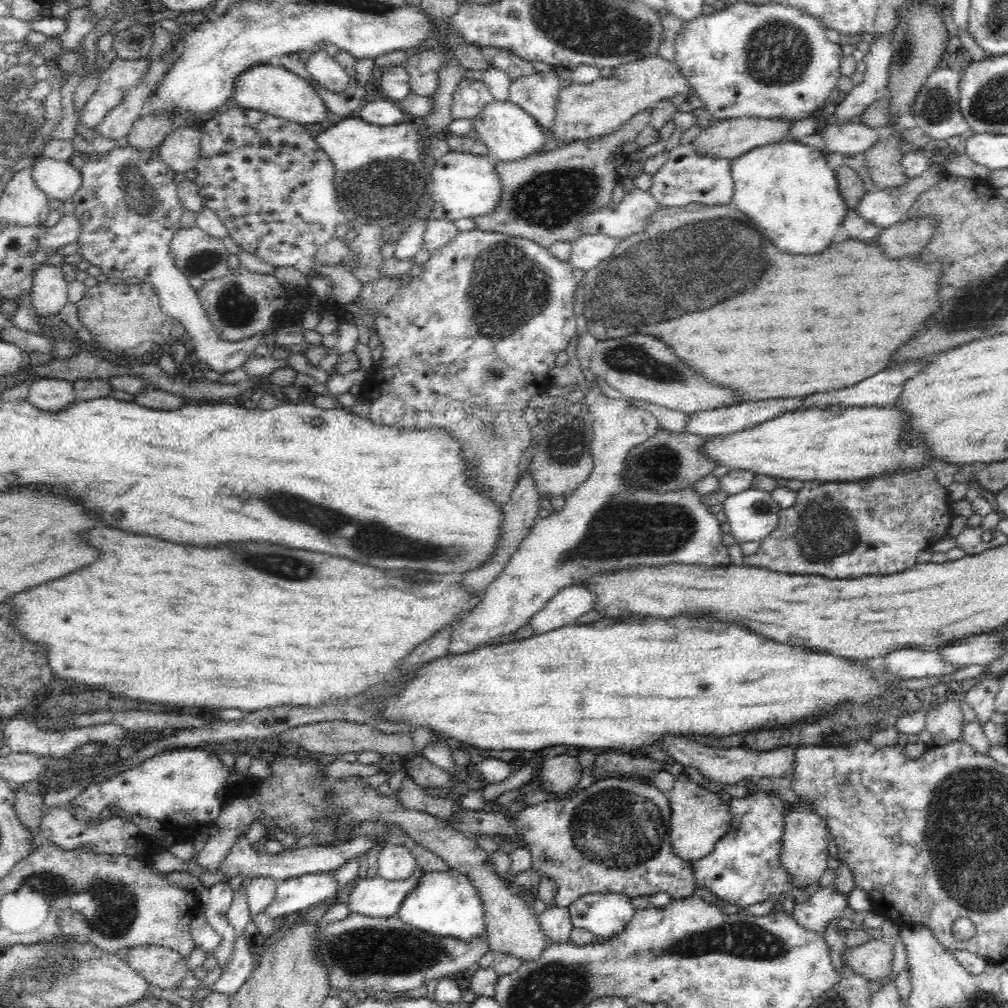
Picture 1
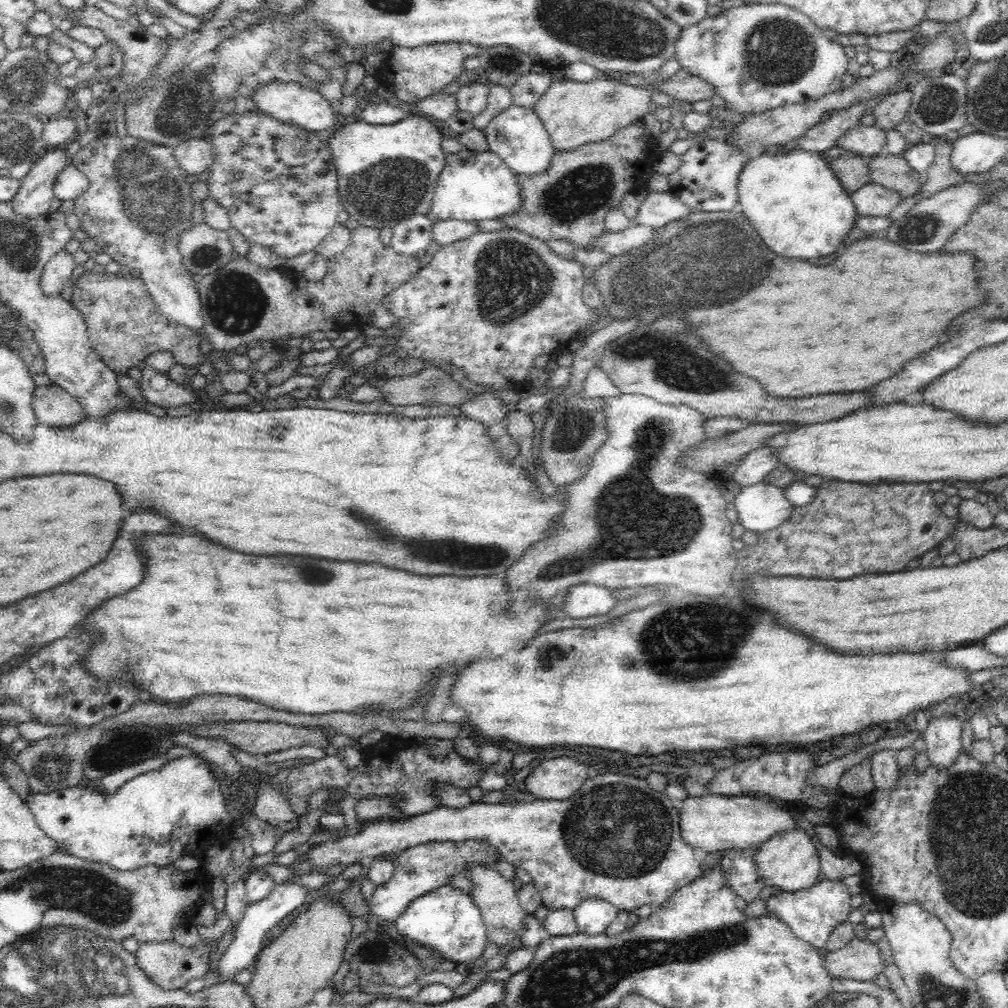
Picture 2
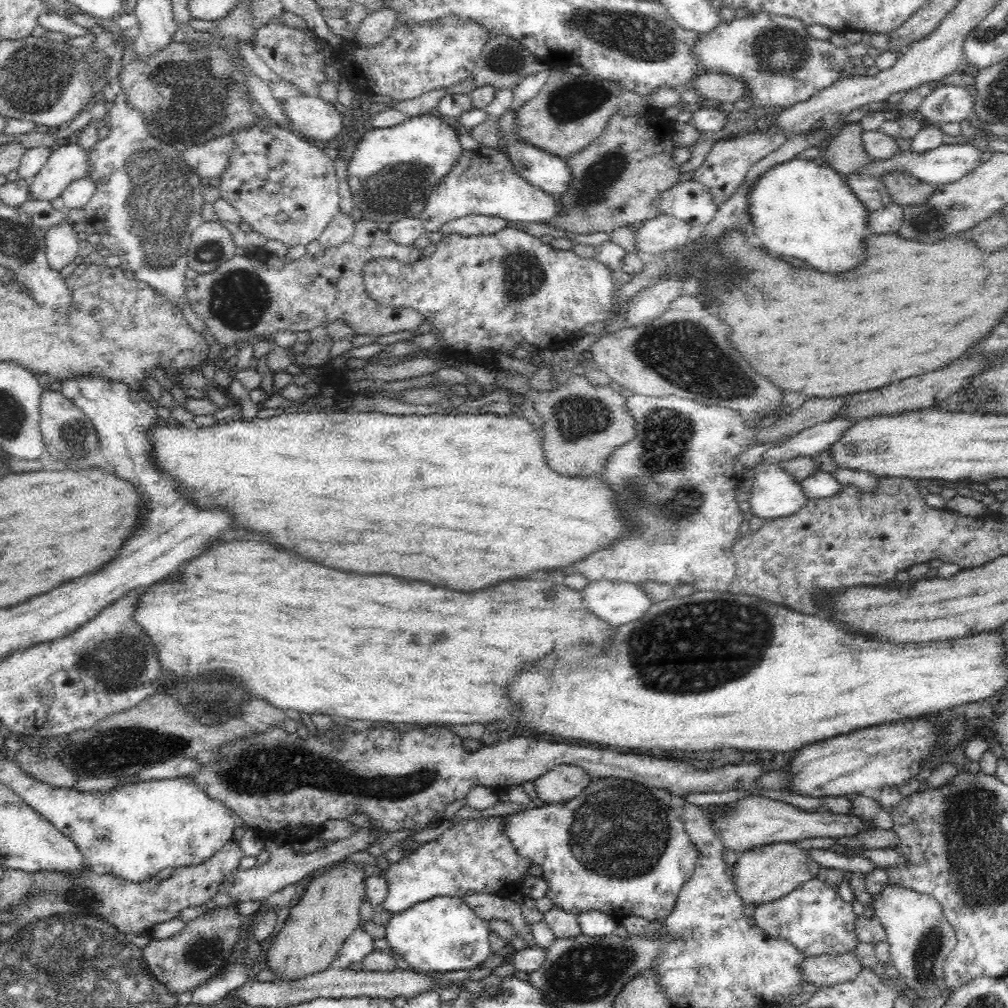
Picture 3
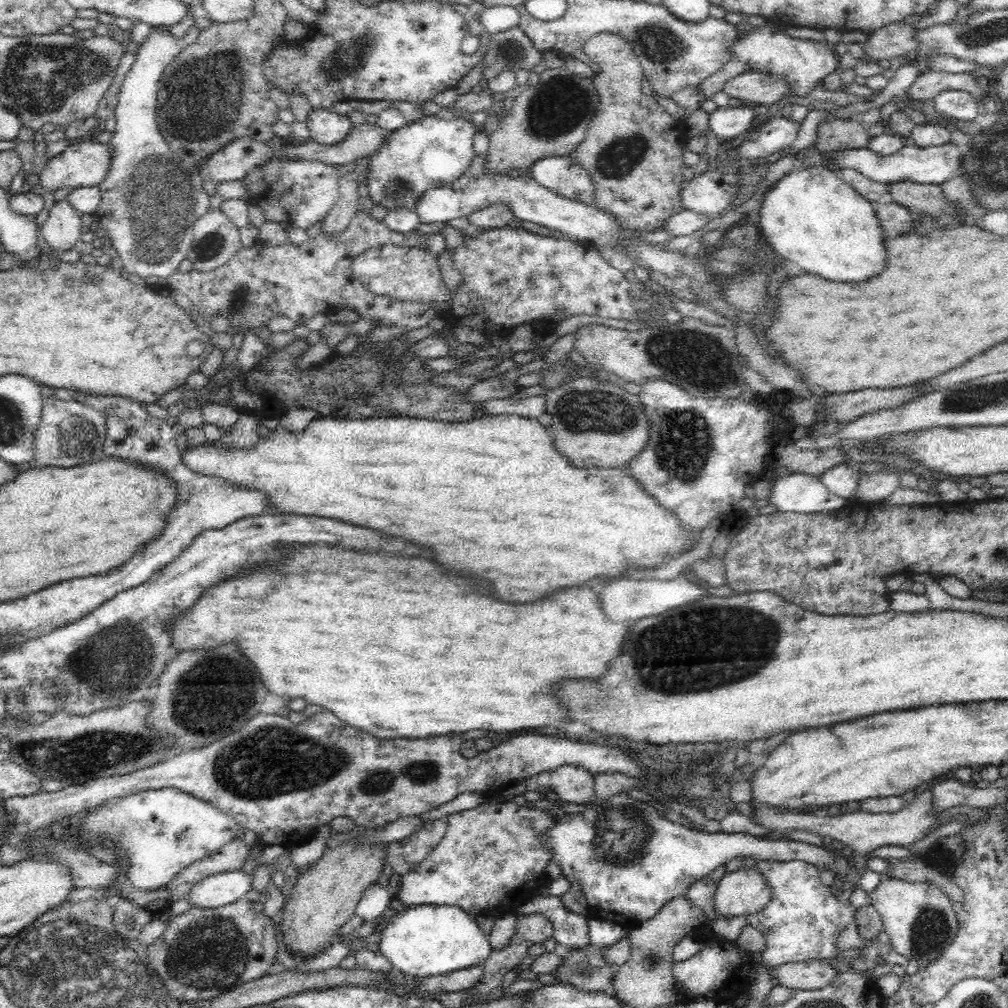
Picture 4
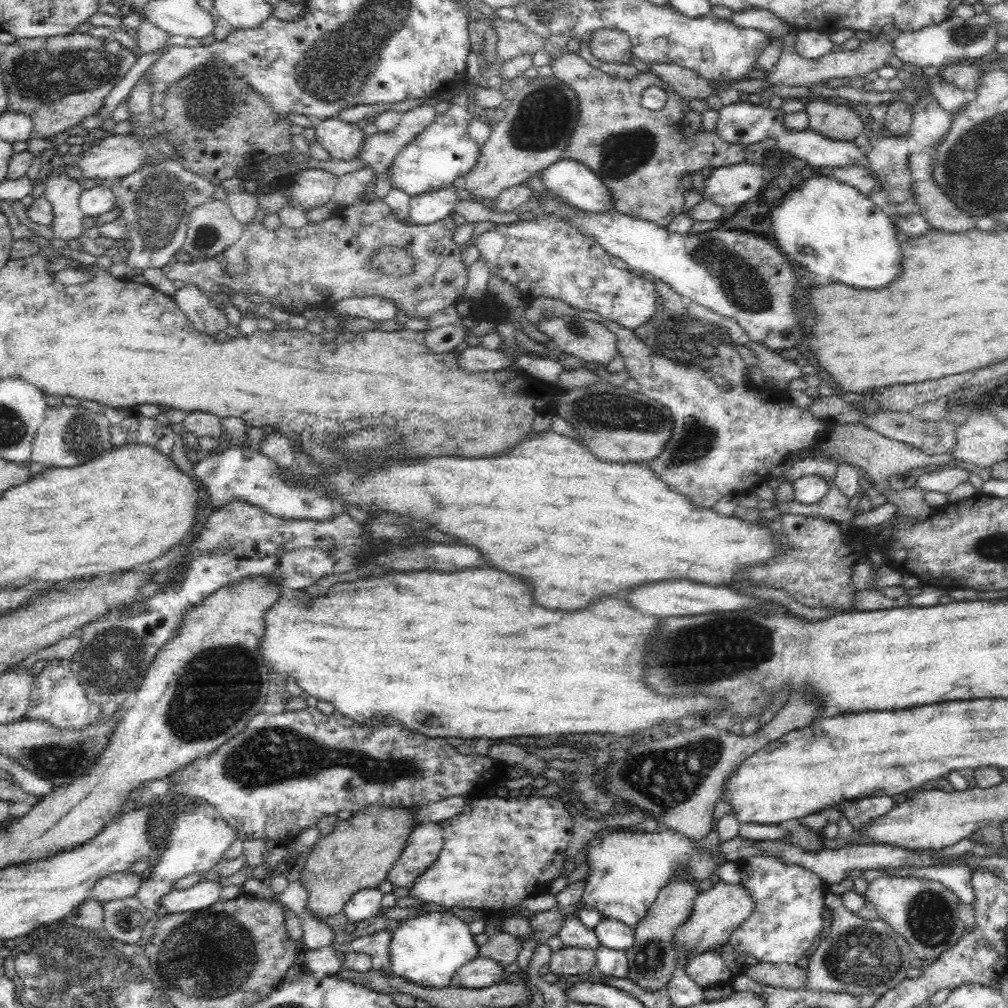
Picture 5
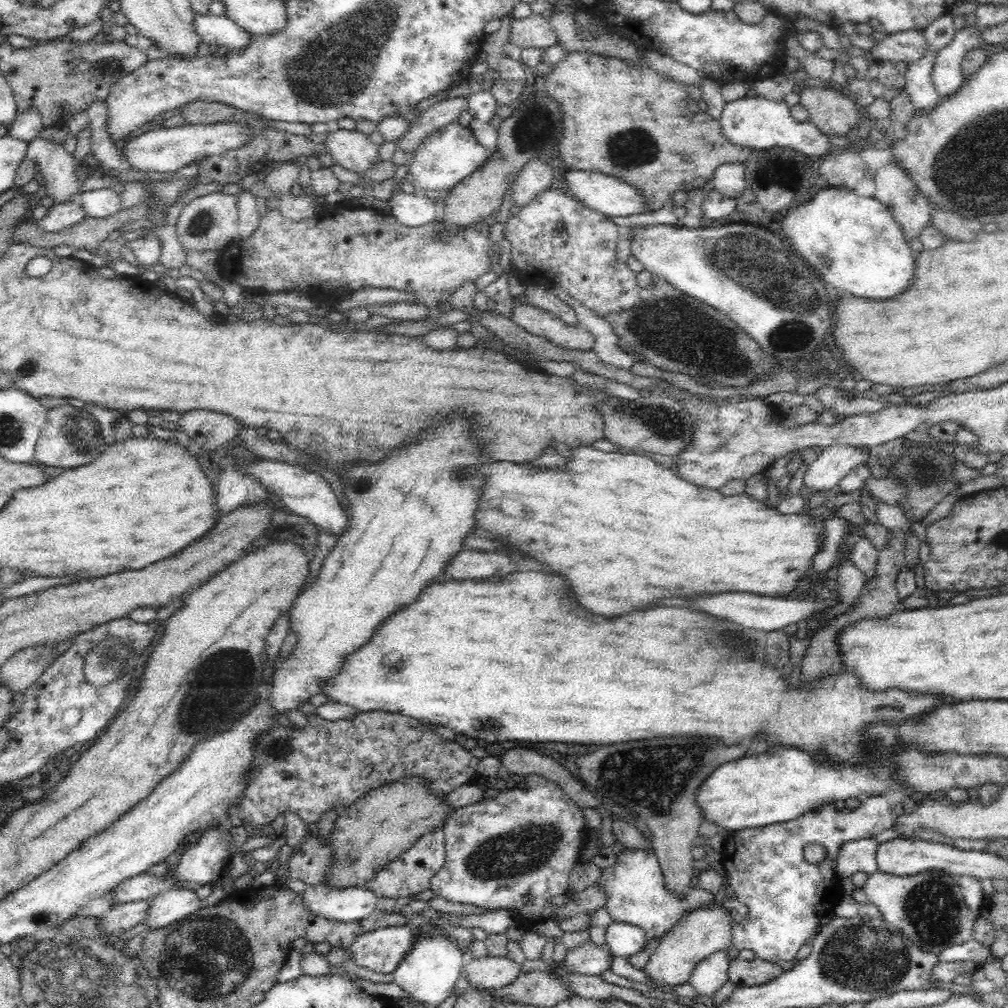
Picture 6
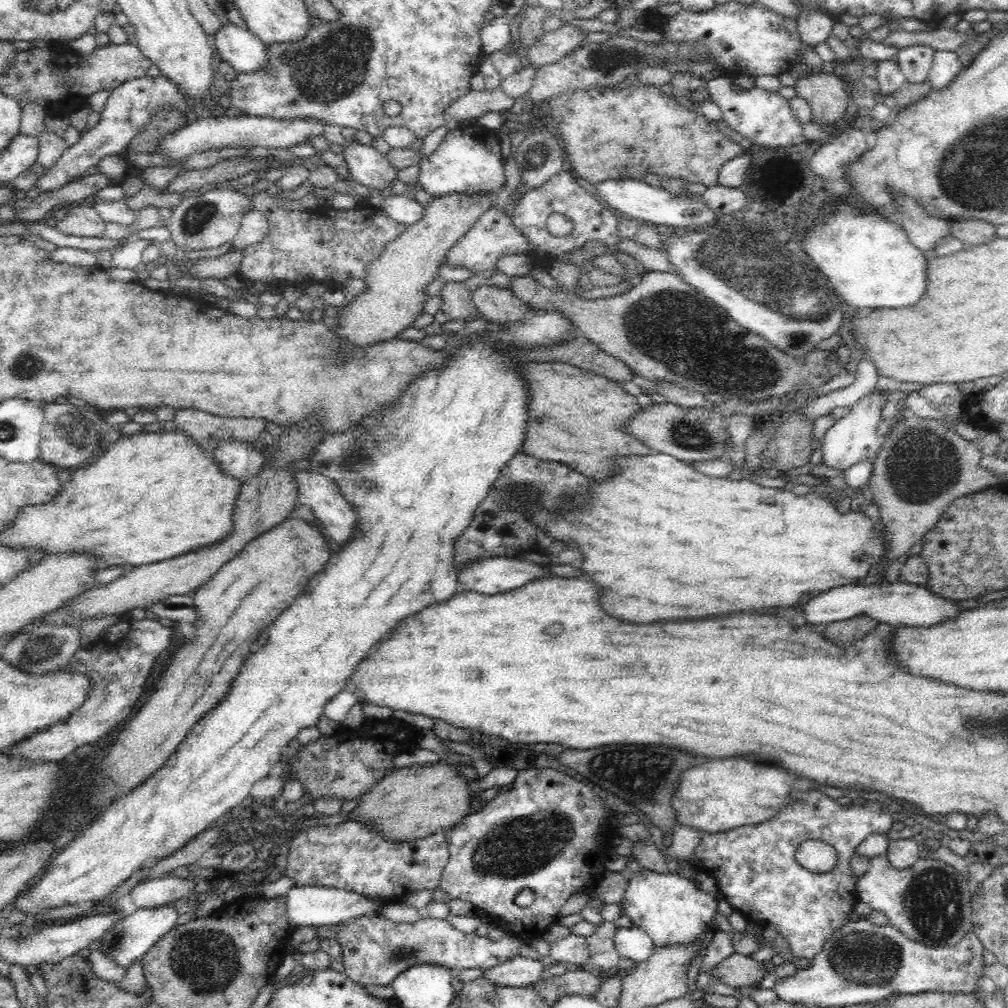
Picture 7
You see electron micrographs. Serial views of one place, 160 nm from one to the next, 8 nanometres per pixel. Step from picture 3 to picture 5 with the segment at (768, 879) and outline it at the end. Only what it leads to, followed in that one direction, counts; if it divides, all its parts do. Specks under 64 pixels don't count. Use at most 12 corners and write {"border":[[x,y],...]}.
{"border":[[741,882],[700,892],[676,930],[679,958],[728,944],[756,909]]}

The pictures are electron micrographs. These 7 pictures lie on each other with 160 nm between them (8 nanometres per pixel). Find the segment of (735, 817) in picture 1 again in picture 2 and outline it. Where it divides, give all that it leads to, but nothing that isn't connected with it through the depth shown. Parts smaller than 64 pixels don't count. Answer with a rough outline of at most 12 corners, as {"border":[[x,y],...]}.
{"border":[[759,846],[722,850],[725,886],[746,904],[766,888]]}

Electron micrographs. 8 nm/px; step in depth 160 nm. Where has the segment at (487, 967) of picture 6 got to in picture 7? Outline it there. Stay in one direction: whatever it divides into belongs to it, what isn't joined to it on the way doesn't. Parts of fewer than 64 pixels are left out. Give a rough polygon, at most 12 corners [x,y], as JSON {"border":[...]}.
{"border":[[516,956],[482,969],[501,987],[530,987],[544,972],[540,961]]}

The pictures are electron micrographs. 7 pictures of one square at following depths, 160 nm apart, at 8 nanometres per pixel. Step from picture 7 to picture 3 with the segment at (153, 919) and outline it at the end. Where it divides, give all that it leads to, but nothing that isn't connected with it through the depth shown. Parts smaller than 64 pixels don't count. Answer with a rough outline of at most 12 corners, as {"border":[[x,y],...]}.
{"border":[[363,829],[325,849],[298,855],[288,842],[266,839],[269,860],[224,878],[238,903],[267,897],[322,867],[364,851]]}

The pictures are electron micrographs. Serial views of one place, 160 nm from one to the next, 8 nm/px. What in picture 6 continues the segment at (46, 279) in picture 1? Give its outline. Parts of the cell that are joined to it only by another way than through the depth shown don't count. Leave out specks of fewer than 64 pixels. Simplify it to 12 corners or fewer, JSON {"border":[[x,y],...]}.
{"border":[[38,136],[25,153],[41,168],[43,201],[68,204],[82,192],[77,162]]}

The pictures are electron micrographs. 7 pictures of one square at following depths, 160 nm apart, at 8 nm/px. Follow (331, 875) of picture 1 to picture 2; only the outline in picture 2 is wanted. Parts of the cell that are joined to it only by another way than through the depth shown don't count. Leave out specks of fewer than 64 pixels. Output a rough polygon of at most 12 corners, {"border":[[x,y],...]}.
{"border":[[296,880],[252,903],[217,966],[221,978],[254,964],[262,936],[303,906],[310,889]]}

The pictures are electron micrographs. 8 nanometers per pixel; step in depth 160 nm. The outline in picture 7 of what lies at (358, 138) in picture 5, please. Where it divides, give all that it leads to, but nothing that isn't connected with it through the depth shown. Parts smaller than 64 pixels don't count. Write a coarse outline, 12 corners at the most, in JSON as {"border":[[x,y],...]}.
{"border":[[353,138],[335,149],[349,176],[383,190],[396,169],[372,145]]}

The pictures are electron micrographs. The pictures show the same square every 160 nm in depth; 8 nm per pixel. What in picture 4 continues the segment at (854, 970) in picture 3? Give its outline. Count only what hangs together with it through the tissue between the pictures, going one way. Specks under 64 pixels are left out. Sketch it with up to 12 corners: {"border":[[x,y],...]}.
{"border":[[823,960],[777,966],[777,984],[830,986],[840,972]]}

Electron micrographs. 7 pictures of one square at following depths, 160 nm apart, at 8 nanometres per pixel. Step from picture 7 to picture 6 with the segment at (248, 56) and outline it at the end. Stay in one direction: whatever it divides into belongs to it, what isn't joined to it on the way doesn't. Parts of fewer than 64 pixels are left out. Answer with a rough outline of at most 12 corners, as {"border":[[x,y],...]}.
{"border":[[194,12],[198,40],[230,51],[251,36],[226,15]]}

